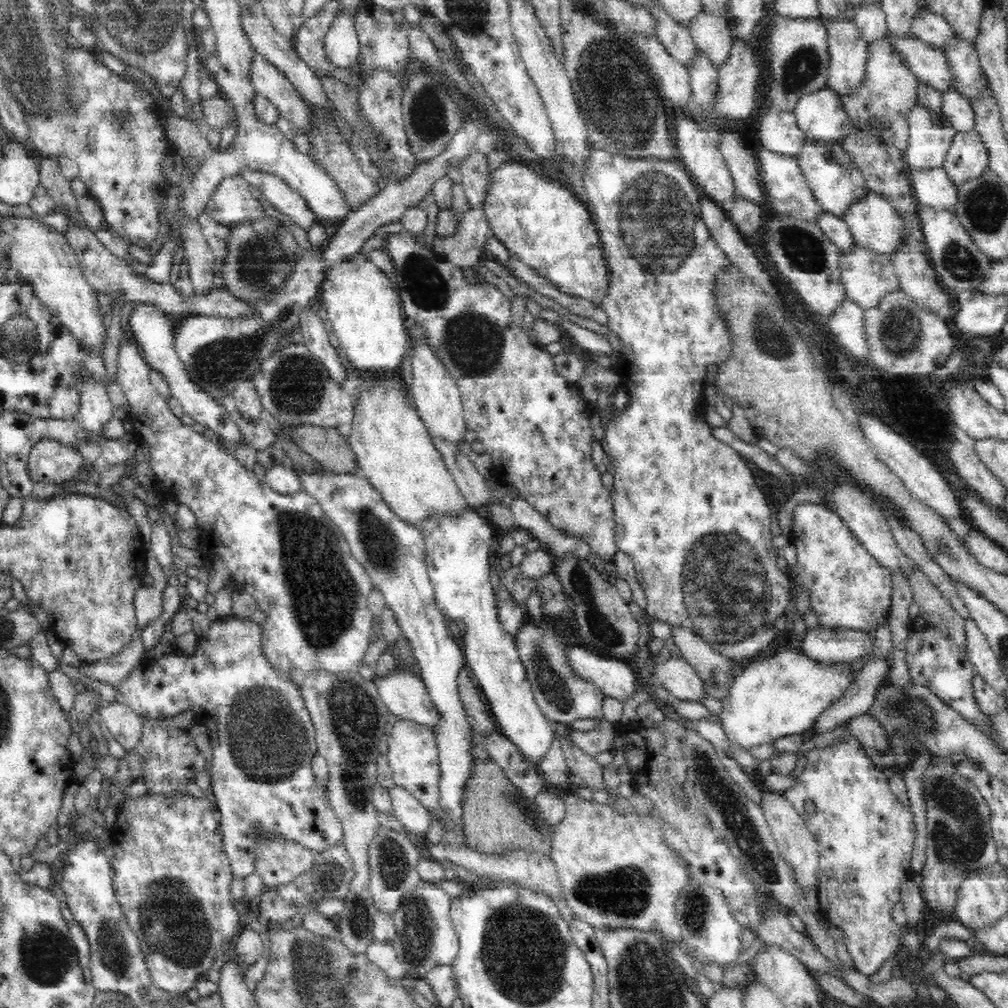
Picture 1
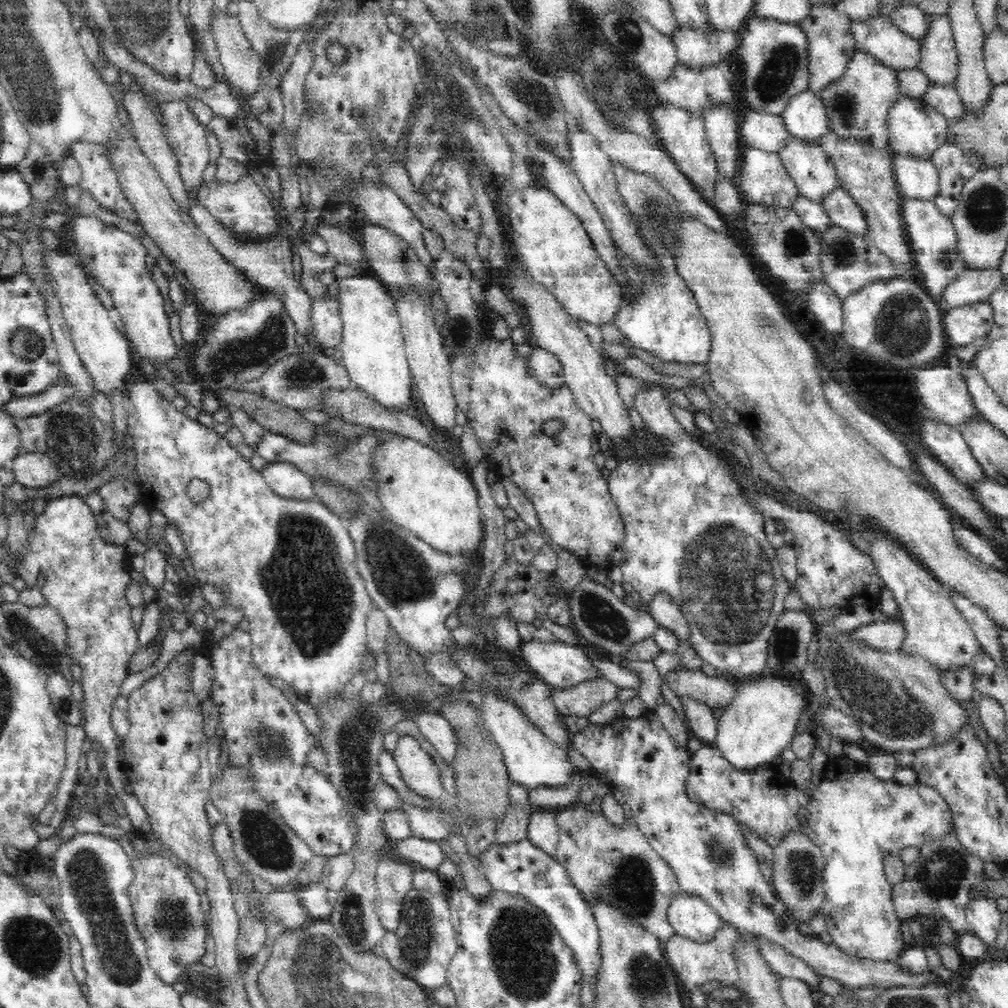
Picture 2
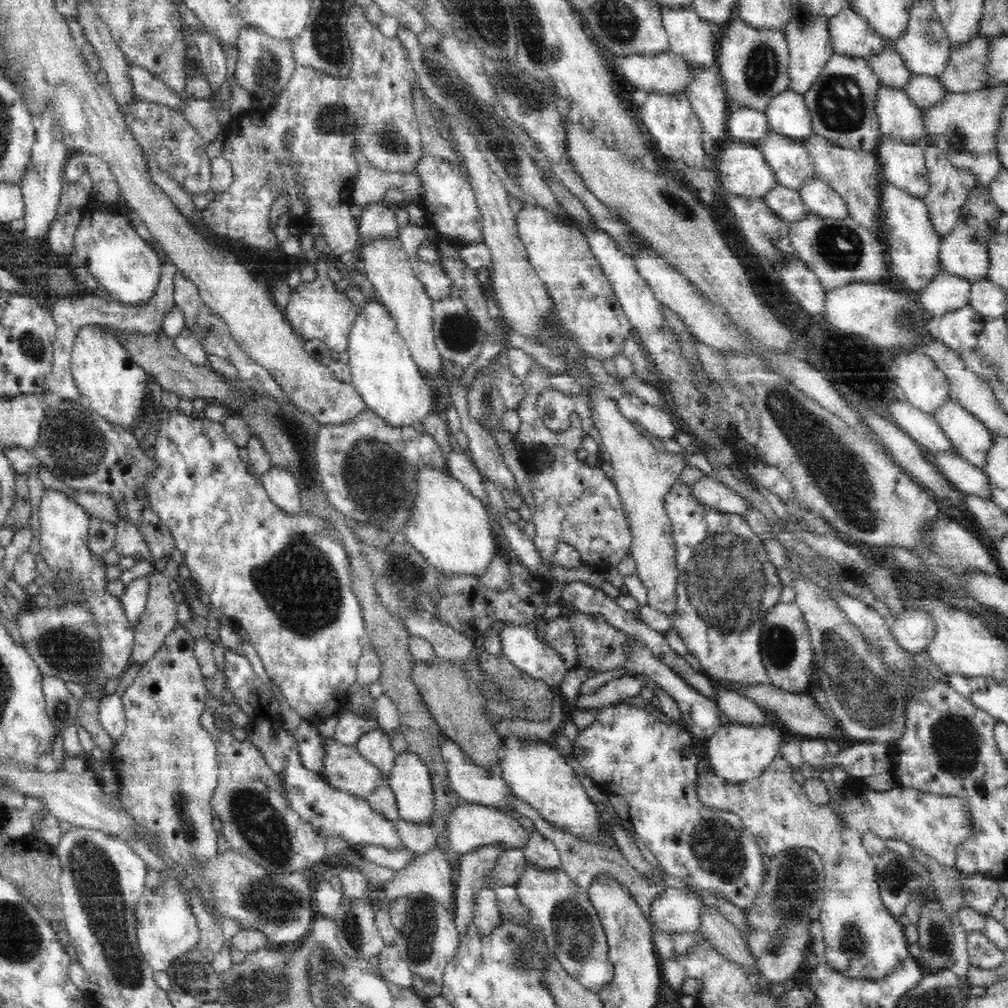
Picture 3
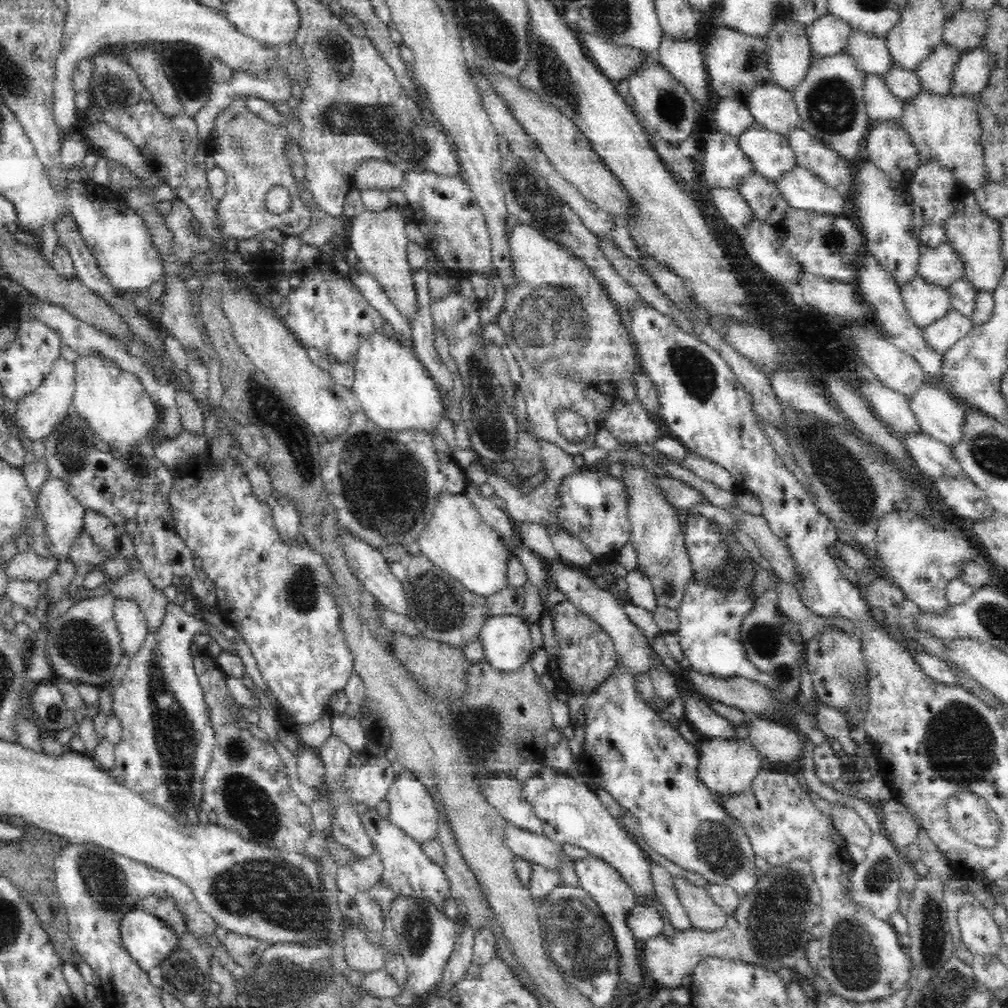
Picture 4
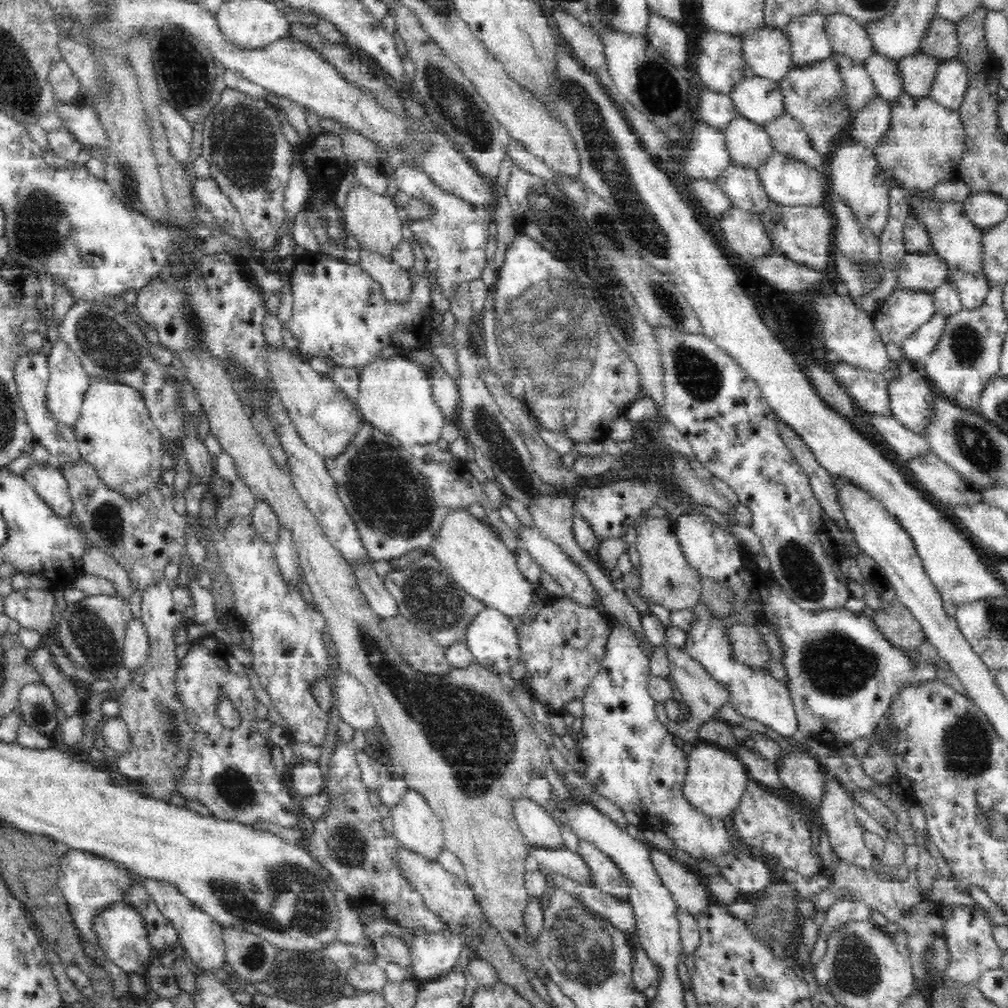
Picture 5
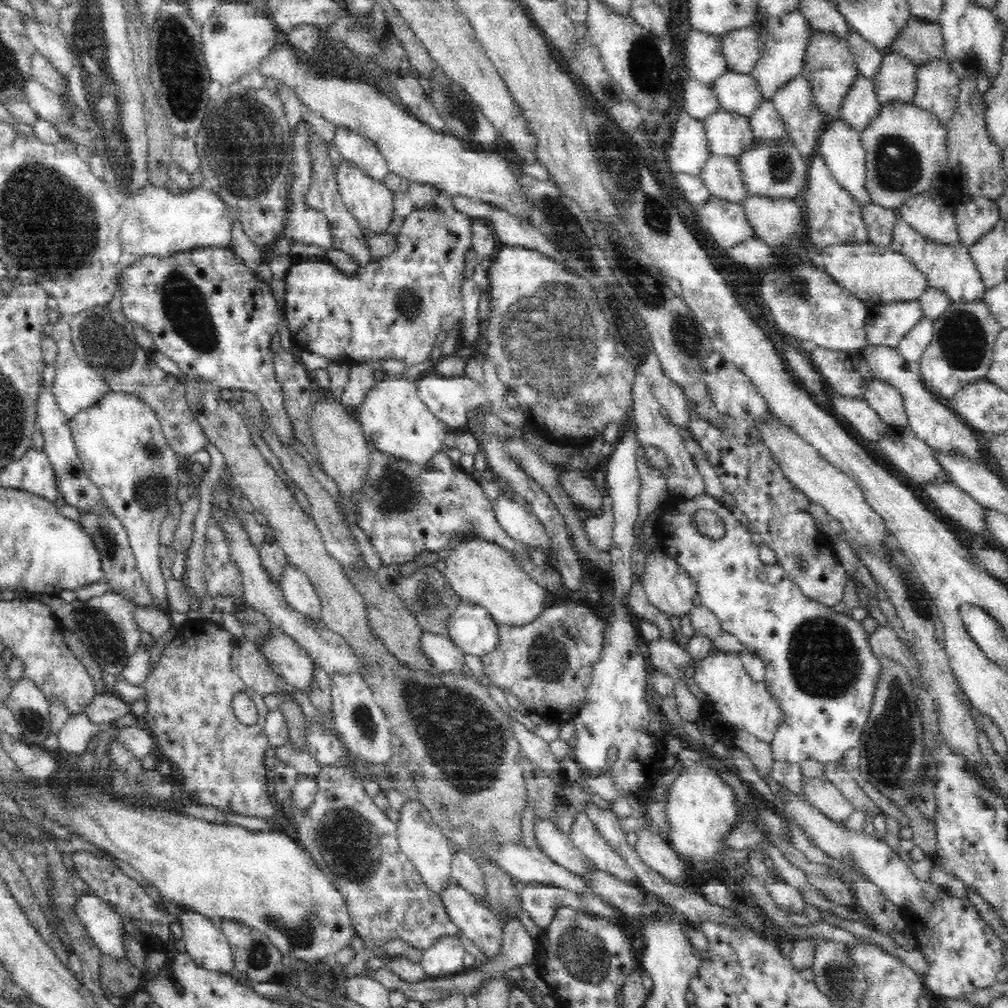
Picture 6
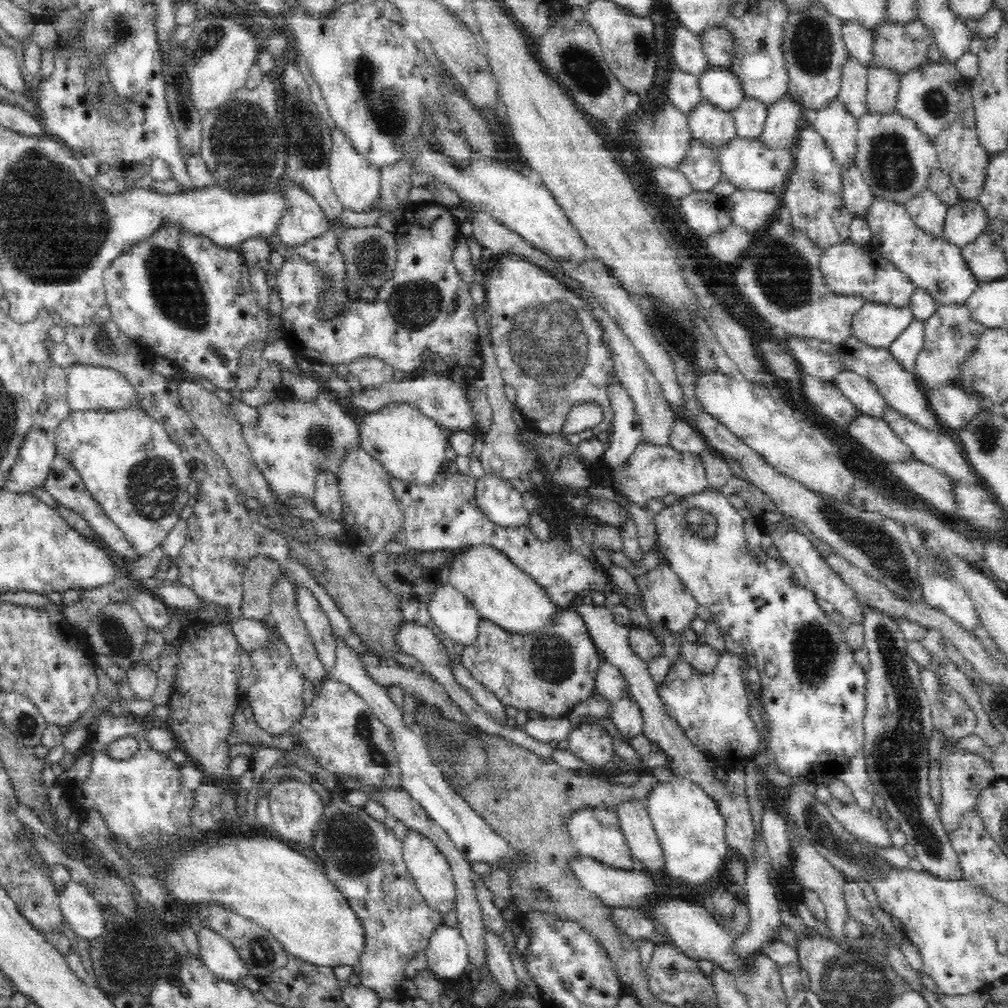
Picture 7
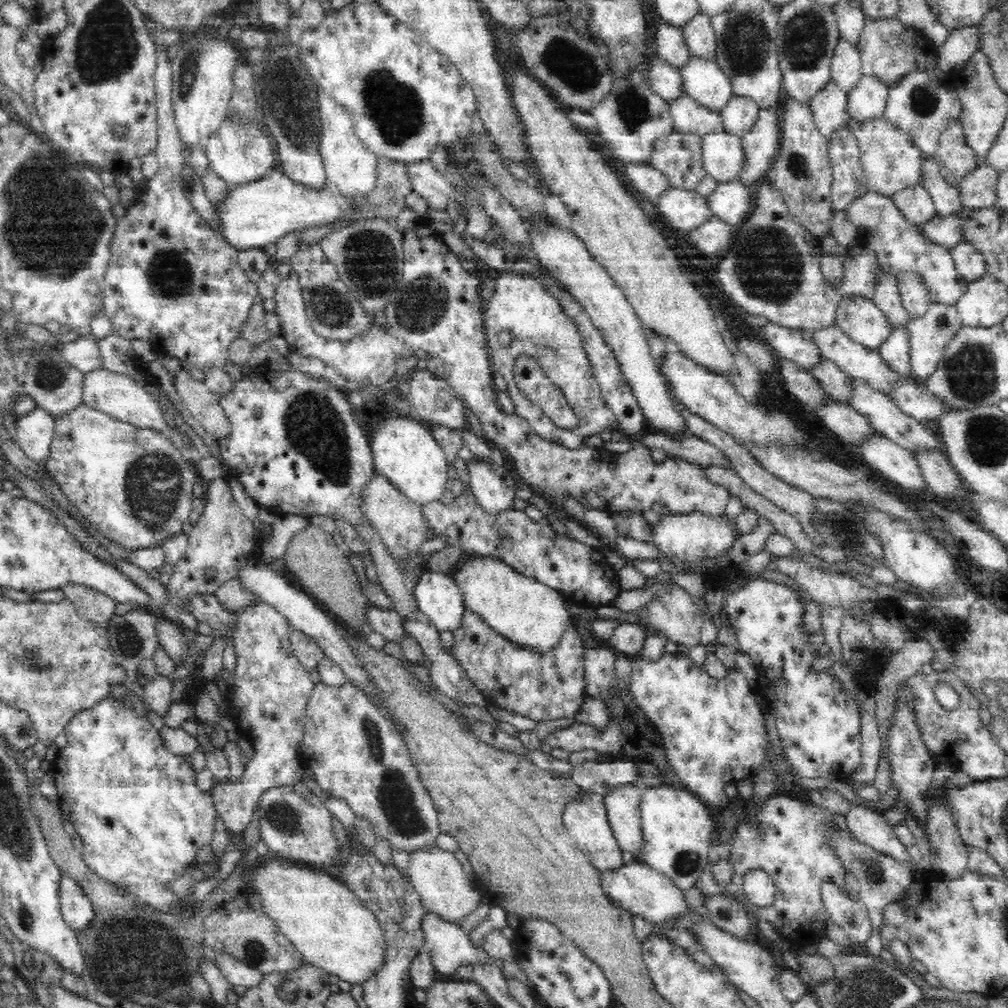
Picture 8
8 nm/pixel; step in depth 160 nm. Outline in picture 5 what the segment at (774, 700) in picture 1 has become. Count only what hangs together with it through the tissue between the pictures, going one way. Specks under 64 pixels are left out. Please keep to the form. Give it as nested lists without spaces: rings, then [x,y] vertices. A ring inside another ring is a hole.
[[[701,744],[685,754],[681,799],[688,804],[688,810],[714,823],[723,823],[736,814],[748,779],[745,766],[731,752]]]

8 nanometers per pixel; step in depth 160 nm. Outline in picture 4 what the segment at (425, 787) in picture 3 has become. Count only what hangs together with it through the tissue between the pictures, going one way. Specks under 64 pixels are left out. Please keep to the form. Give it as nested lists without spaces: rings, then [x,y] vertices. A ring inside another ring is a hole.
[[[406,771],[390,788],[389,821],[418,844],[432,842],[439,835],[439,814],[431,797]]]

